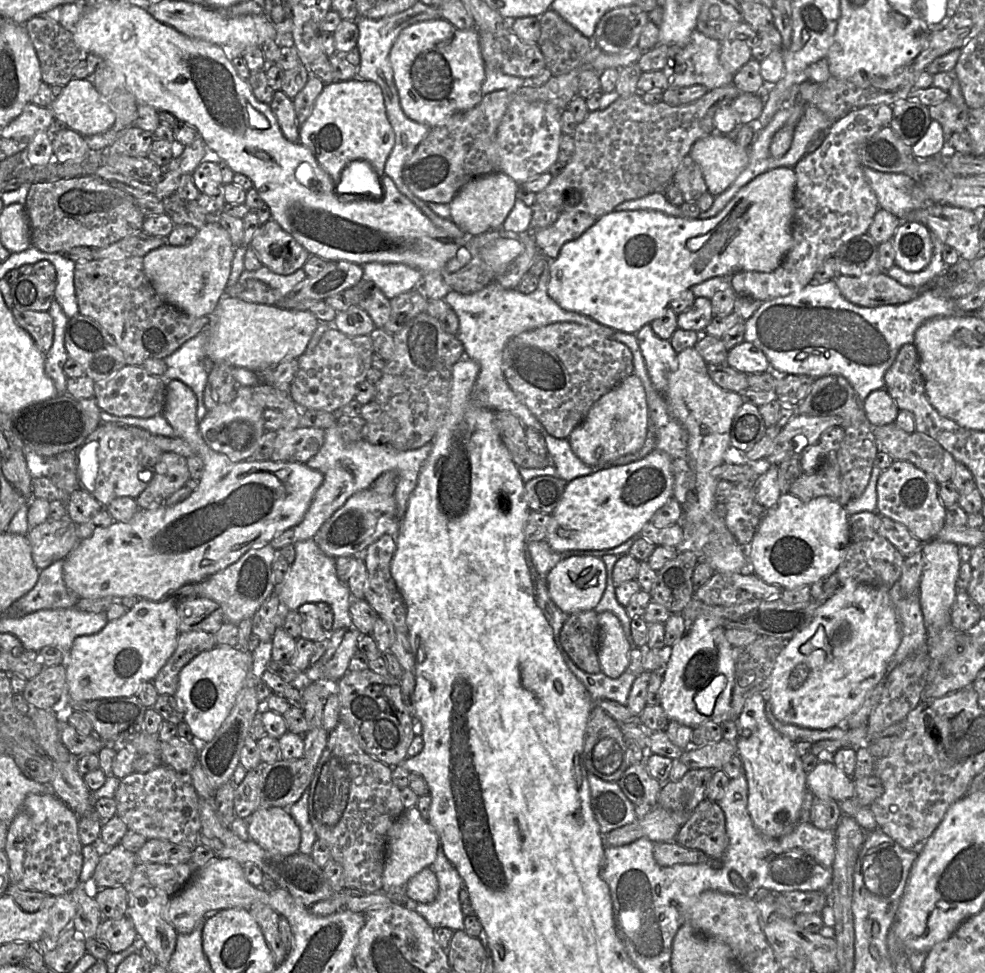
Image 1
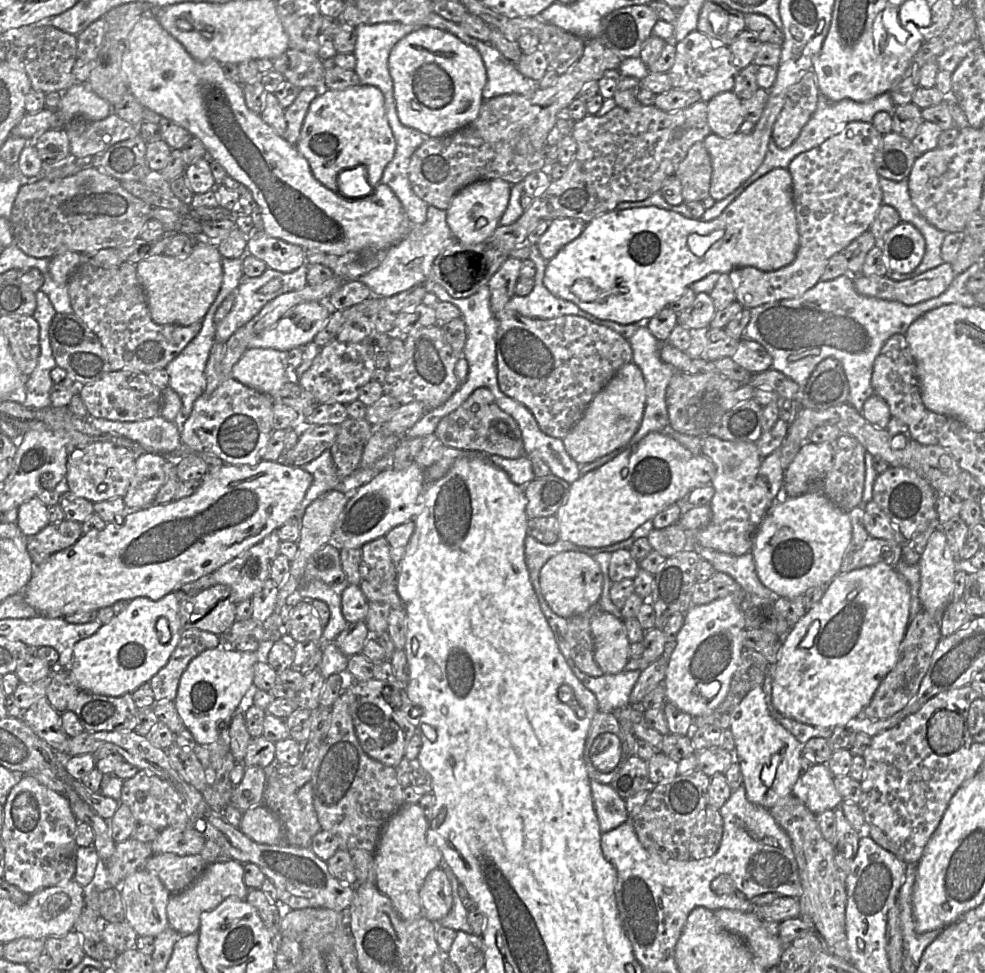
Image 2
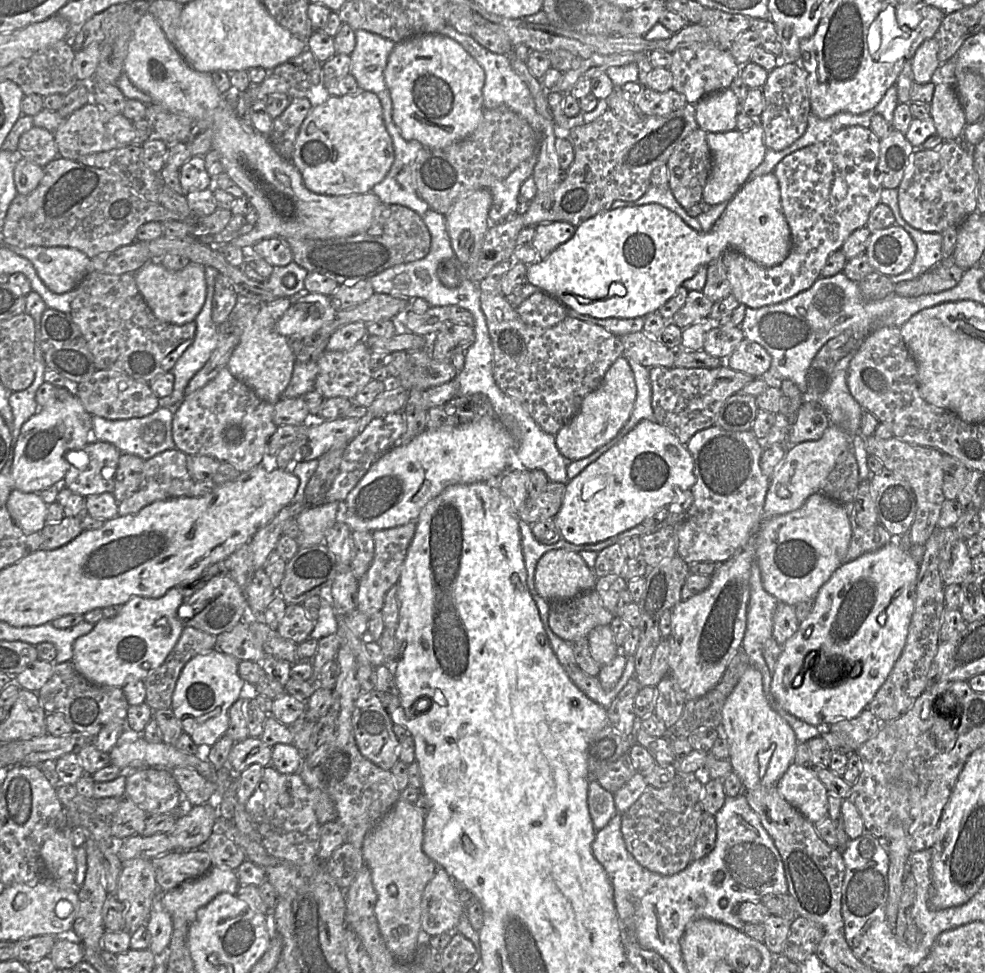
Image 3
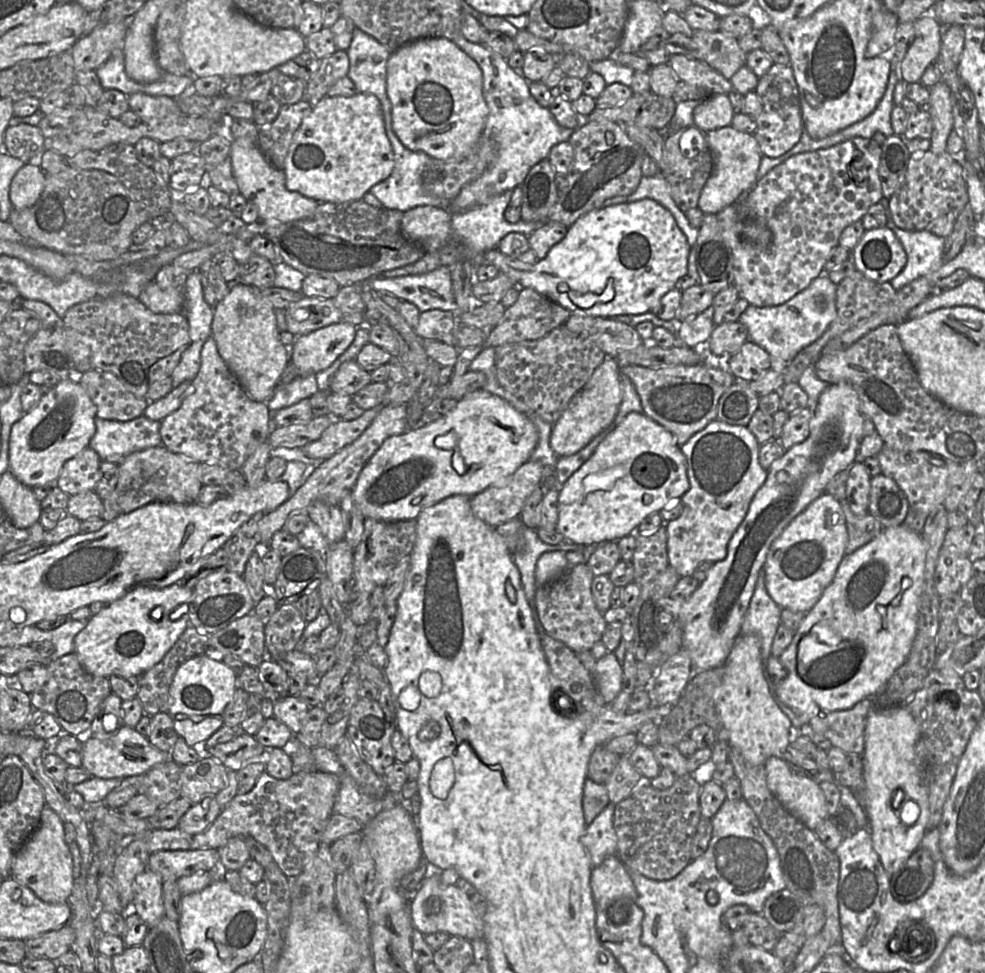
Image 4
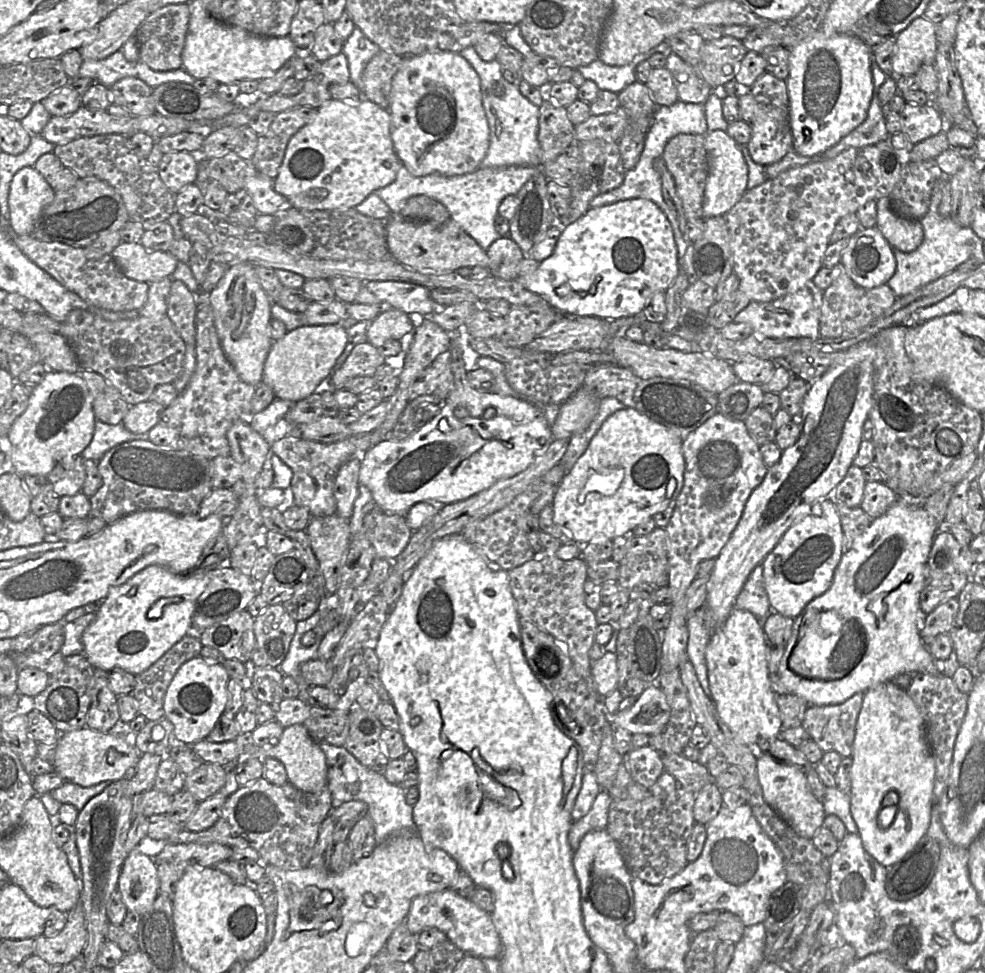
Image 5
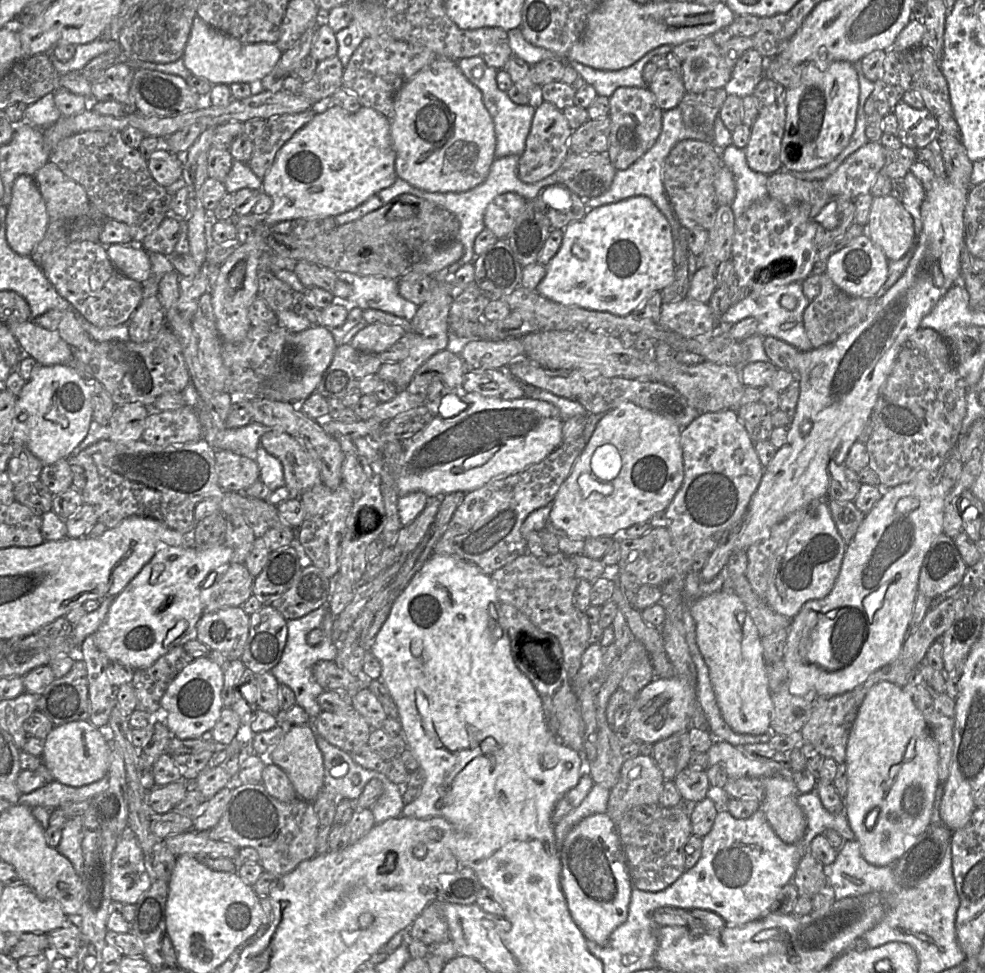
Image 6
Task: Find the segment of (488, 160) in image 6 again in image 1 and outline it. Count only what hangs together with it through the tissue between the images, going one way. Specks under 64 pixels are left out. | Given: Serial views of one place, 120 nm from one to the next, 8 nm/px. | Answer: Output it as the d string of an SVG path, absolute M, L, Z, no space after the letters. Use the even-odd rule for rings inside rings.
M444 18L422 21L401 31L390 52L390 63L405 114L435 127L460 111L478 105L486 78L476 27L459 29Z

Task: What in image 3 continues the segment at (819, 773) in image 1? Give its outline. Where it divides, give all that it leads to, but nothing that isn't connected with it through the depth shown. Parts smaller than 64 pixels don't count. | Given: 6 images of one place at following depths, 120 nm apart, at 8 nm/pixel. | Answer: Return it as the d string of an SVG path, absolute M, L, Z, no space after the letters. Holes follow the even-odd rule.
M793 762L776 784L781 796L812 823L828 815L828 790L810 767Z

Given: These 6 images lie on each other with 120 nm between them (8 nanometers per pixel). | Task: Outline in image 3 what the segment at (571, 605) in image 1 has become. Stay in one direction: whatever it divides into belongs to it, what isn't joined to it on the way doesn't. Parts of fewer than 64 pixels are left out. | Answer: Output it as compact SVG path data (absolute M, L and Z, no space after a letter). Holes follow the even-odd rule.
M555 549L537 562L534 581L537 593L551 603L594 589L597 578L578 553Z

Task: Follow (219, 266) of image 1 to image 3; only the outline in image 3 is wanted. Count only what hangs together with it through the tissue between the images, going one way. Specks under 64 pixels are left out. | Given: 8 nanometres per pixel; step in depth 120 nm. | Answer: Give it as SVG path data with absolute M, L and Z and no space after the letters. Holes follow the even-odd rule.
M158 261L147 262L135 273L137 288L156 318L183 325L195 321L206 300L205 266L189 262L179 271L169 271Z

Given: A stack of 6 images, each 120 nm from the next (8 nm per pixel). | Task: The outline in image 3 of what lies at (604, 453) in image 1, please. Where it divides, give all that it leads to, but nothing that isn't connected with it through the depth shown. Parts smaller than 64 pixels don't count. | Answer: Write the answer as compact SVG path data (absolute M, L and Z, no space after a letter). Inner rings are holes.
M621 356L612 363L596 389L582 400L577 413L555 434L558 451L569 461L580 460L609 443L628 421L636 399L636 384L628 360Z

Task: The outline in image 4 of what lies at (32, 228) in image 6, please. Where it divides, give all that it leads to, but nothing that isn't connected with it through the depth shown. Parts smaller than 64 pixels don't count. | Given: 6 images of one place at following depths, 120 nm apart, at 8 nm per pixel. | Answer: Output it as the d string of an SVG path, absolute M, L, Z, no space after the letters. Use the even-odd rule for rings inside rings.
M25 163L11 181L12 207L21 210L34 205L44 189L45 179L45 173L38 165Z

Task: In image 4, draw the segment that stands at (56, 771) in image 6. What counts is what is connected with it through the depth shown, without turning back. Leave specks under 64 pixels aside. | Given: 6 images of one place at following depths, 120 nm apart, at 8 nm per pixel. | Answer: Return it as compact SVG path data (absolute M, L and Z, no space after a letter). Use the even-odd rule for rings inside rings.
M122 726L109 734L112 735L106 739L85 735L81 740L83 744L81 767L93 777L124 779L130 776L143 775L157 764L170 760L170 752L161 751L134 728Z

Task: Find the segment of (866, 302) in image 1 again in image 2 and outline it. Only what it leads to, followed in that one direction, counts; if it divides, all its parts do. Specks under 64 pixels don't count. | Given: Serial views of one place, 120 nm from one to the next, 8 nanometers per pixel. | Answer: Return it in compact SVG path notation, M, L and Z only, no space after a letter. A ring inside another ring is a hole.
M943 263L904 281L894 281L886 275L857 275L853 278L853 284L860 295L914 305L942 294L955 276L952 265Z

